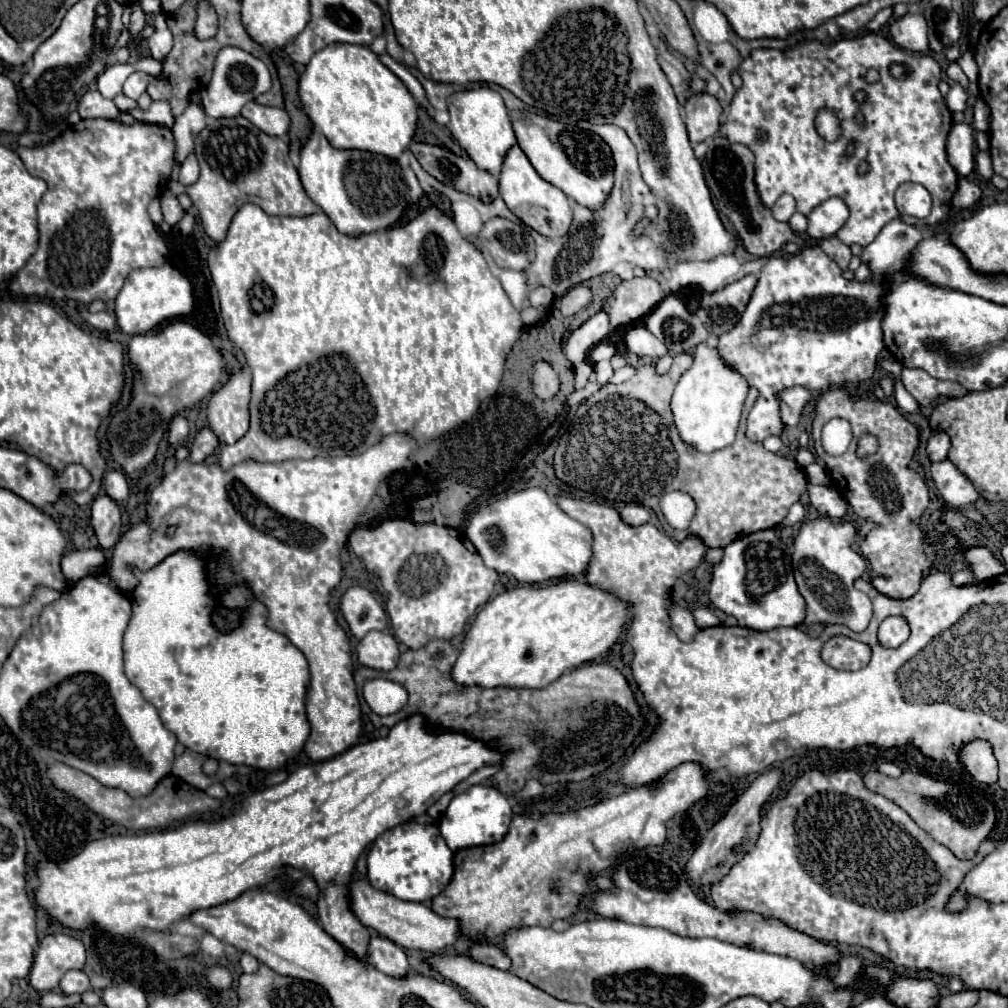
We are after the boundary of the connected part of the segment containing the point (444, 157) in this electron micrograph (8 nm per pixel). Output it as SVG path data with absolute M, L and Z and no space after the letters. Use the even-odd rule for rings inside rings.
M412 143L410 151L420 161L422 169L444 185L474 195L484 203L492 203L498 197L498 179L478 169L472 159L458 157L450 149L426 143Z

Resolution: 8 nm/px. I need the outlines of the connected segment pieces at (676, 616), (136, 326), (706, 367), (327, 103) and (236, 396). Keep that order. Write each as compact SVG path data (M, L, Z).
M674 603L670 605L670 625L672 625L672 631L678 635L678 639L682 639L682 641L690 641L694 637L694 633L698 631L692 613Z
M162 265L158 269L136 269L128 275L122 291L114 301L114 313L120 331L126 335L140 335L152 331L166 319L188 315L194 307L190 281L172 265Z
M700 343L694 353L692 367L682 375L674 389L672 413L680 437L702 453L712 453L734 443L744 399L748 395L746 379L730 365L724 363L716 347Z
M350 43L326 45L306 65L298 93L304 113L326 135L332 147L360 149L396 159L412 143L418 105L406 85L370 47Z
M238 367L208 401L208 425L222 445L236 443L248 431L252 375Z

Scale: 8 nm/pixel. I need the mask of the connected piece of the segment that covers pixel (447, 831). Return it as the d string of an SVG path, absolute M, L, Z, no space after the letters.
M474 785L450 801L438 829L440 829L442 837L446 839L448 847L452 851L458 851L458 849L466 849L466 847L492 845L492 843L502 841L510 827L510 821L512 821L512 807L510 807L510 801L506 799L506 795L502 795L492 785Z

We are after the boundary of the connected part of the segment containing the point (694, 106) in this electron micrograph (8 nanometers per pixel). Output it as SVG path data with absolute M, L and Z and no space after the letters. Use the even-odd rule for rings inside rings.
M702 93L702 95L692 95L688 97L686 105L686 129L690 135L692 143L706 141L718 133L720 127L720 115L722 107L716 97Z

